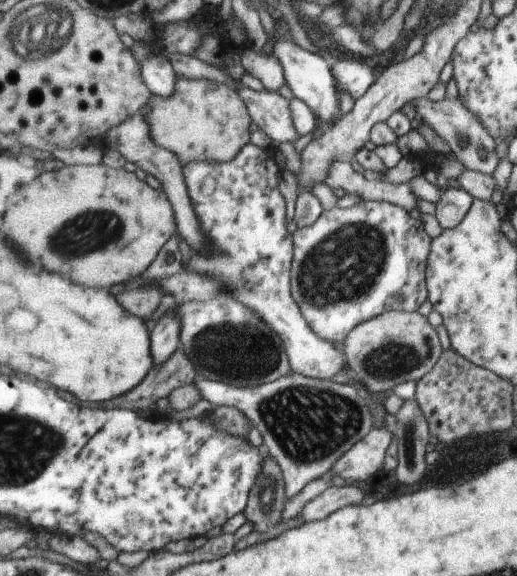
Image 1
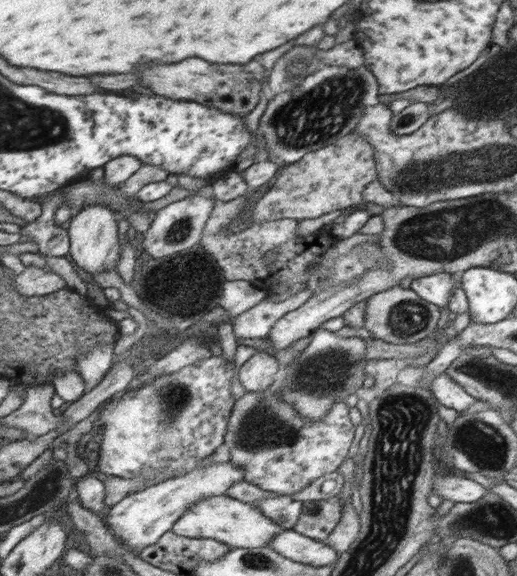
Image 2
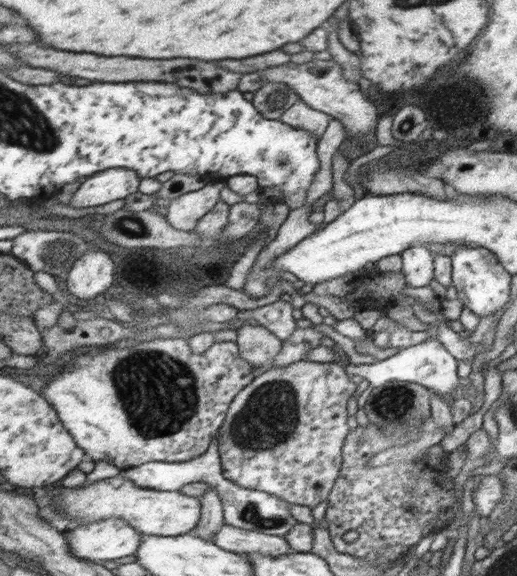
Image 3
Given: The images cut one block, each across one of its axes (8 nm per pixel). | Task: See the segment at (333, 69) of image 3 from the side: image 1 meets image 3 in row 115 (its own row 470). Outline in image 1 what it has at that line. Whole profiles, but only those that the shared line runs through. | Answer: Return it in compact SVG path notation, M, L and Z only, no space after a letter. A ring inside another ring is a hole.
M371 428L361 440L343 453L331 466L331 470L323 477L339 476L346 483L355 484L365 480L381 468L385 450L391 443L389 429Z

